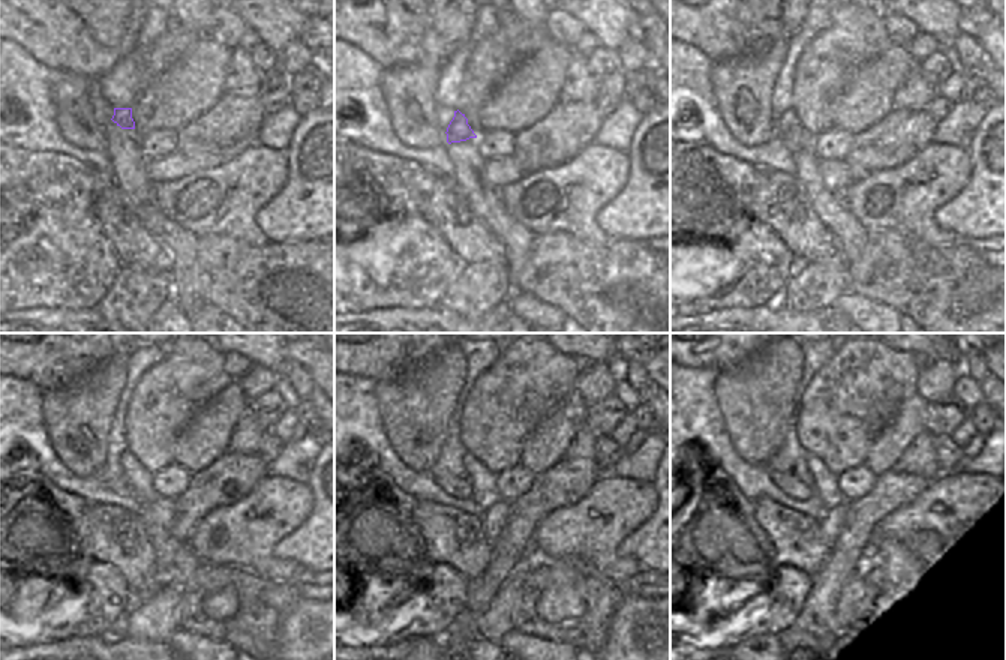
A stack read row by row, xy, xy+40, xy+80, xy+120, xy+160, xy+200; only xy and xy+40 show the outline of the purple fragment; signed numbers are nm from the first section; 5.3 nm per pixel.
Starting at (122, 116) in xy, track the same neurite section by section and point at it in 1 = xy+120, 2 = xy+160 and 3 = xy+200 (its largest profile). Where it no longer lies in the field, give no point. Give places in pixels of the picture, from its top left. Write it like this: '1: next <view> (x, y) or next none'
1: next xy+120 (129, 483)
2: next xy+160 (453, 486)
3: next xy+200 (792, 486)

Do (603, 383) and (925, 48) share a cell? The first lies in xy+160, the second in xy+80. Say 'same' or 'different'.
same

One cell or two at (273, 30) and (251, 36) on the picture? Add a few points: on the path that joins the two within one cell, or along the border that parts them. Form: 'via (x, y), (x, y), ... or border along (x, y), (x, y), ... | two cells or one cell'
border along (246, 26), (261, 41) | two cells

